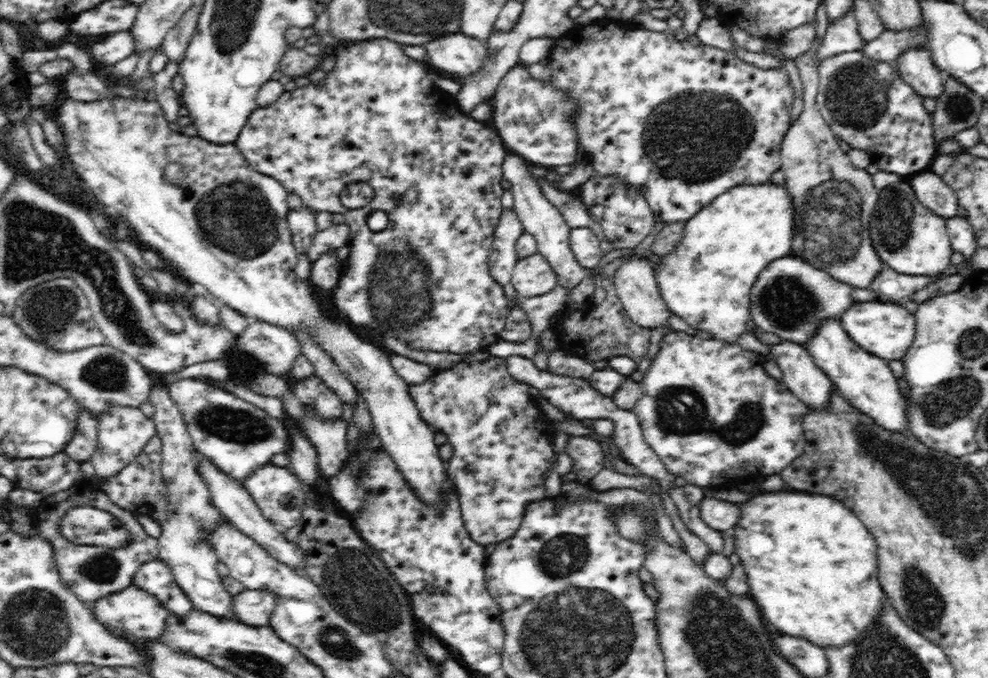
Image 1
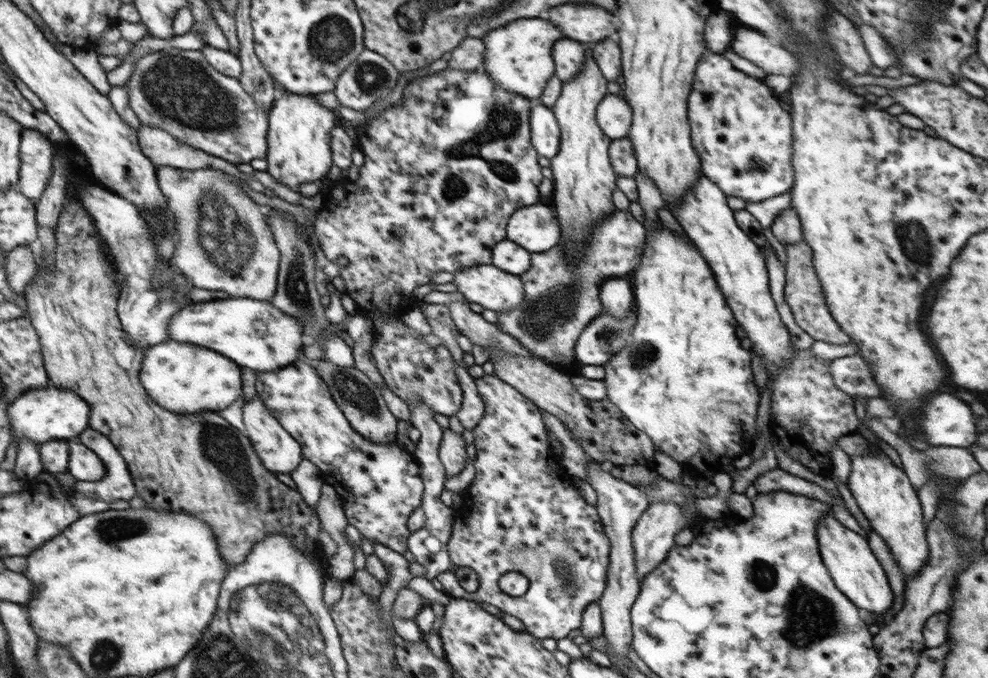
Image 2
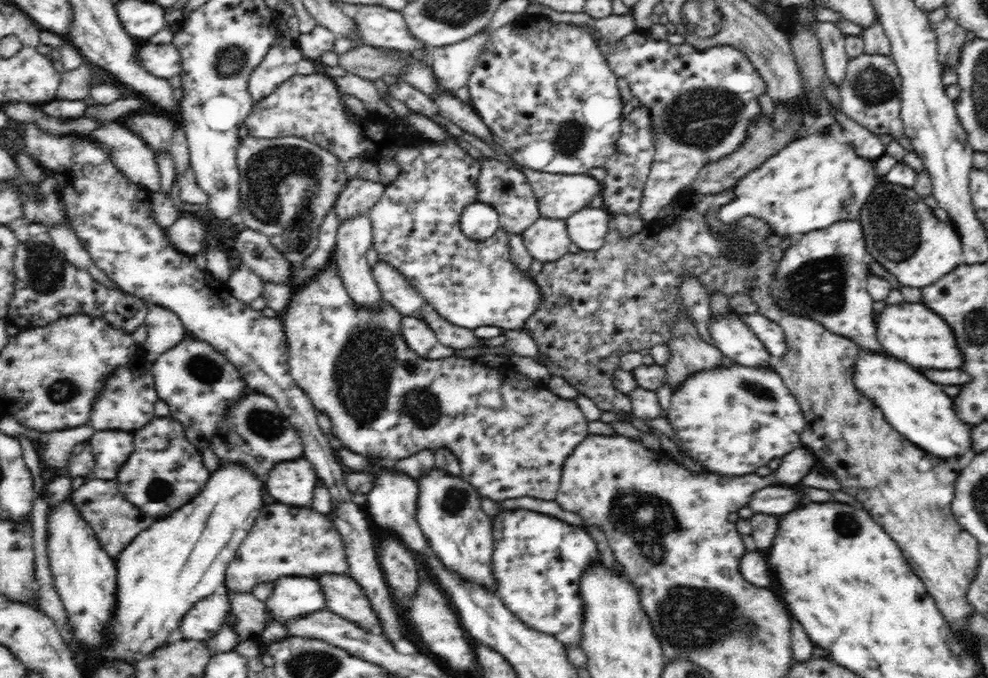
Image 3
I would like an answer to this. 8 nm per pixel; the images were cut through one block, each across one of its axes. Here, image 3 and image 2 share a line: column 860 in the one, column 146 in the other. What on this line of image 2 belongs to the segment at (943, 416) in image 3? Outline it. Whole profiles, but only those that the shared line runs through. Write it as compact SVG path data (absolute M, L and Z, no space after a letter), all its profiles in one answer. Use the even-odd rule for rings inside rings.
M168 339L160 344L147 347L145 352L146 358L140 372L140 379L145 385L147 392L150 393L150 395L154 397L154 399L166 409L170 409L176 413L188 415L192 415L202 411L214 411L217 413L219 410L224 410L224 408L228 408L230 404L240 399L242 396L242 367L239 364L236 364L234 360L230 360L223 354L216 354L215 349L202 348L201 346L196 346L195 344L188 344L186 342L179 342L178 340Z

